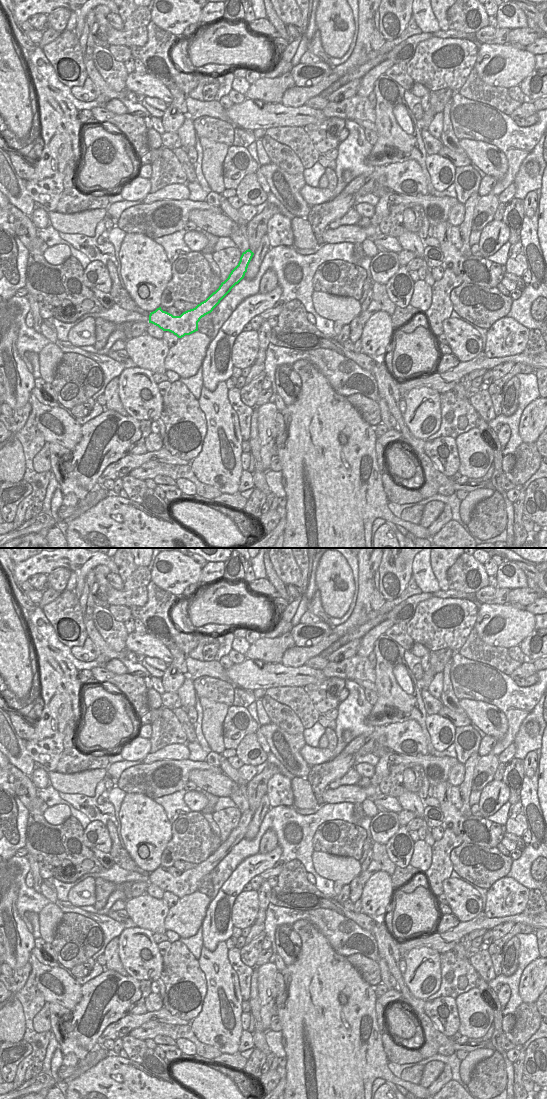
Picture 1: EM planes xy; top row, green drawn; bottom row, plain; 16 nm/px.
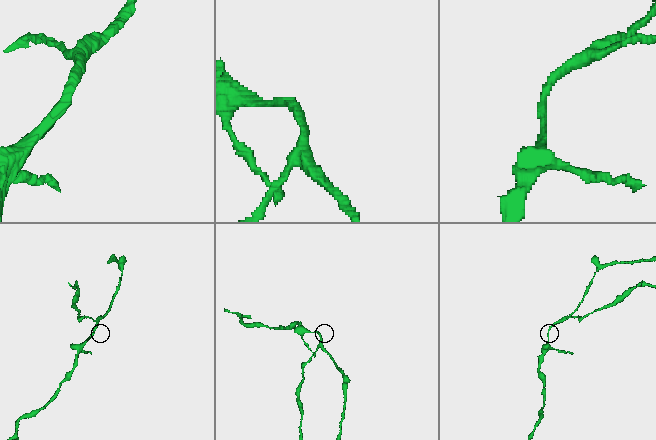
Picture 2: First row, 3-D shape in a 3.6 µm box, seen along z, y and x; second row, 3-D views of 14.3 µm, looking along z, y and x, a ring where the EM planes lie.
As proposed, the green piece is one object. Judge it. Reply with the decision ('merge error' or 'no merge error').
merge error

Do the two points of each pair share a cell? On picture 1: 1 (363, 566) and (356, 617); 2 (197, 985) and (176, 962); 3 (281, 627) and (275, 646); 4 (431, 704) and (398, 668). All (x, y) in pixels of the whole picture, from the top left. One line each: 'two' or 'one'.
1: one
2: one
3: two
4: two

